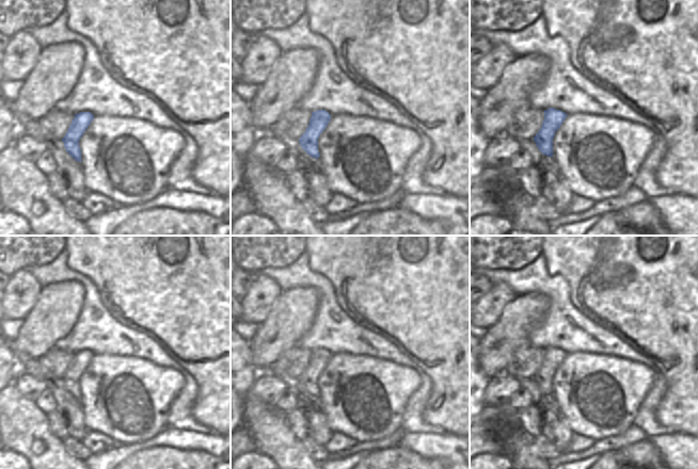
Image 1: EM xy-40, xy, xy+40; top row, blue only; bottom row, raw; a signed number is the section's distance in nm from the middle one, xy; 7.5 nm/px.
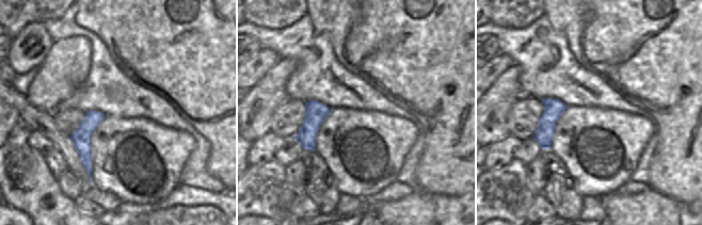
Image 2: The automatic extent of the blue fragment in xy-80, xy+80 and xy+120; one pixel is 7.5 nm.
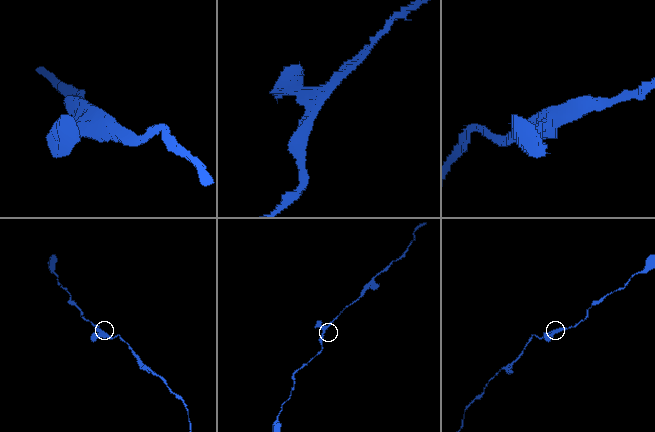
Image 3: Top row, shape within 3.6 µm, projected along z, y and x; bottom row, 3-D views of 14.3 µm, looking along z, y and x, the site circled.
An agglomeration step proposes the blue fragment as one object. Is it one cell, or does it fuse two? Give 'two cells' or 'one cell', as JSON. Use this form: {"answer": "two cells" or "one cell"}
{"answer": "one cell"}

